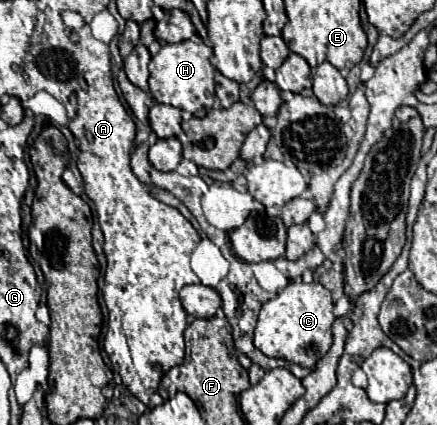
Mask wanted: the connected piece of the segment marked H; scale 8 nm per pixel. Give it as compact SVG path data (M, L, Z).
M182 41L176 45L162 45L162 49L152 57L148 69L148 87L152 97L158 103L166 103L172 107L178 107L182 111L188 111L196 117L206 115L206 111L212 109L214 103L214 65L210 63L212 49L204 43L194 41Z

